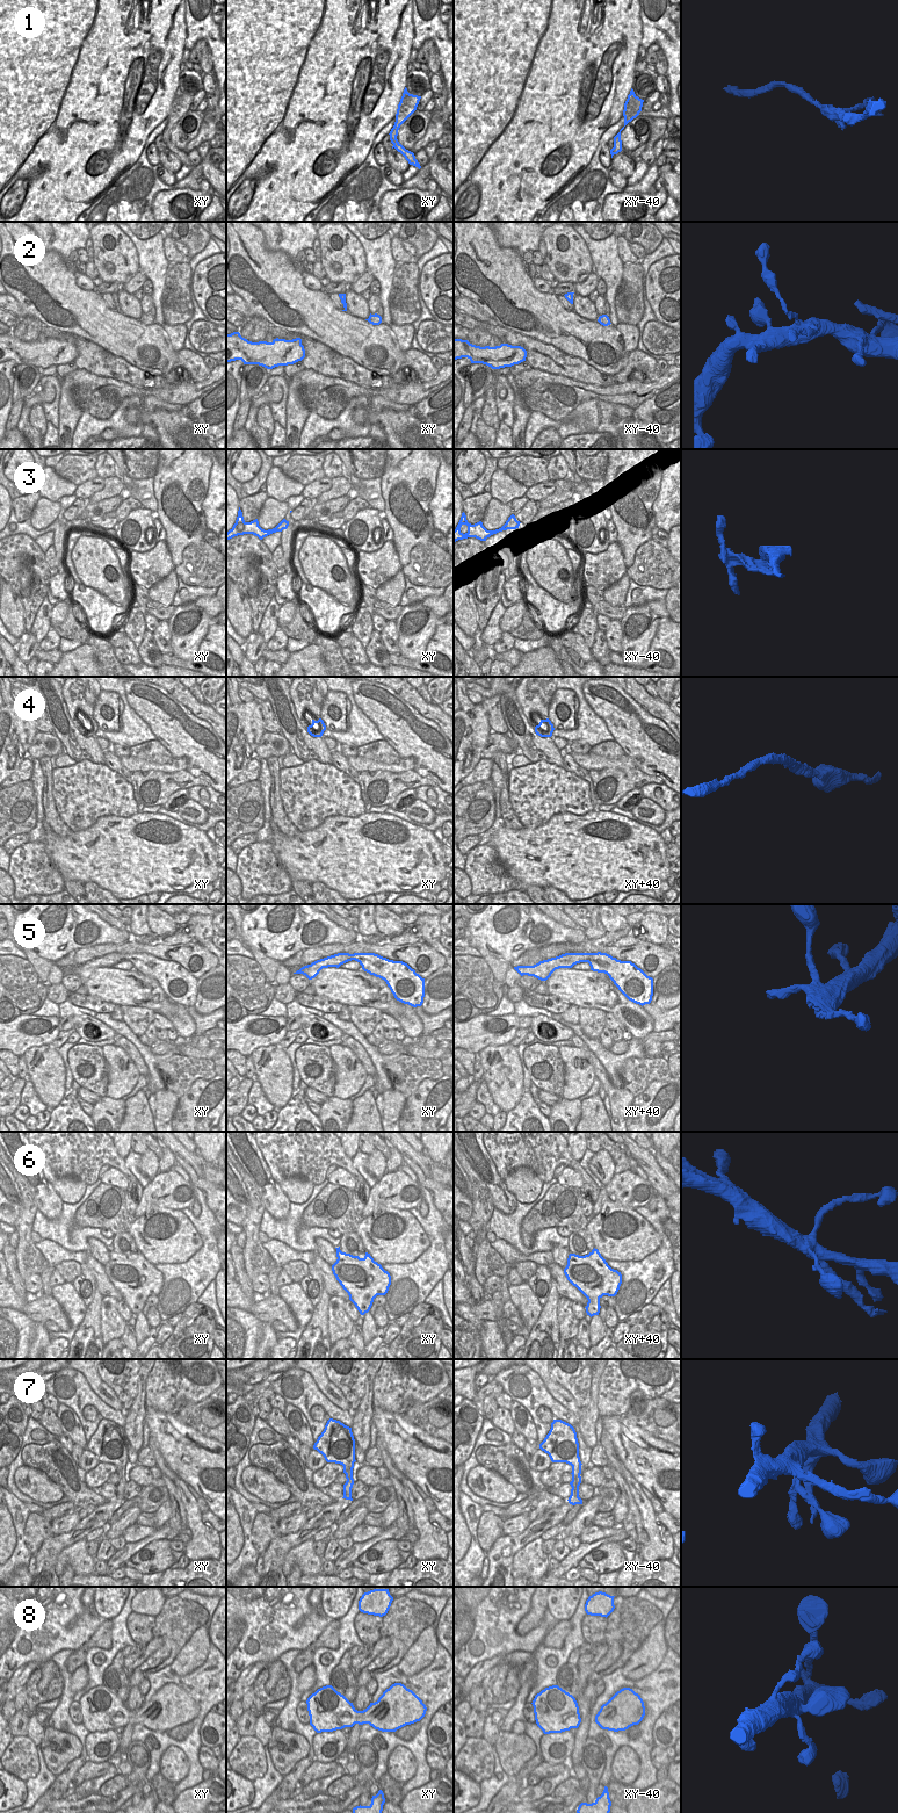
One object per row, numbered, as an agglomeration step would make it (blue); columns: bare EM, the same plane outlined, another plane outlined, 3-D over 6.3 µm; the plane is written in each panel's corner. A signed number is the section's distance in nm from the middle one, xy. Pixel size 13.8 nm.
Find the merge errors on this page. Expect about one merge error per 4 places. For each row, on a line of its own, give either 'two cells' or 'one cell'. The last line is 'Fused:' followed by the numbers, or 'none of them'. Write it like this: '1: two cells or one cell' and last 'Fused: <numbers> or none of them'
1: two cells
2: one cell
3: two cells
4: one cell
5: one cell
6: two cells
7: one cell
8: one cell
Fused: 1, 3, 6

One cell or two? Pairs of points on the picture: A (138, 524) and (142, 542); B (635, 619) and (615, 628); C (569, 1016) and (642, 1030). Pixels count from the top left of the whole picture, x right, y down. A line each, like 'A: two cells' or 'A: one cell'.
A: one cell
B: two cells
C: two cells

